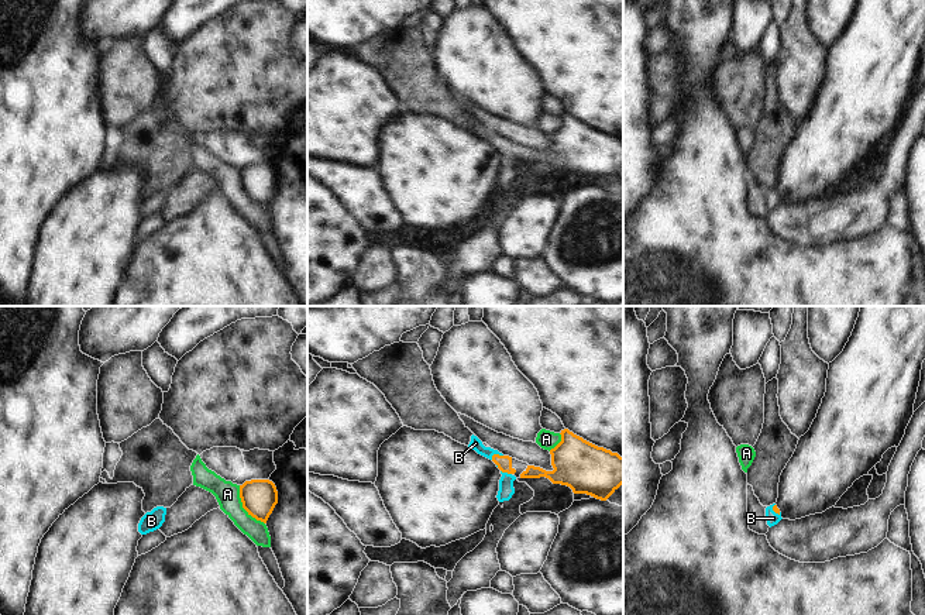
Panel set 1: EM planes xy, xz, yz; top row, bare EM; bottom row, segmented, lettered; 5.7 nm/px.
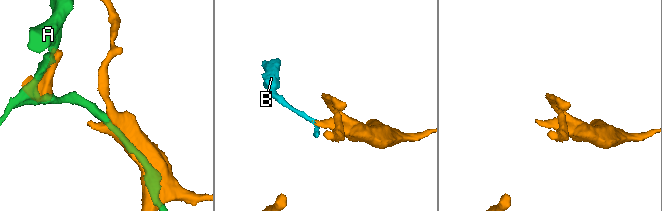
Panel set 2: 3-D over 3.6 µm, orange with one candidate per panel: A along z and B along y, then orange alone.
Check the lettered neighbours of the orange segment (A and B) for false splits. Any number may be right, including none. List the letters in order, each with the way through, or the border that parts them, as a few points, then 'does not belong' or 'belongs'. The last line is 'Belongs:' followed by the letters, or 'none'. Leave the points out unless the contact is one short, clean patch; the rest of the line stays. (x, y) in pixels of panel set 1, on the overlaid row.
A: does not belong
B: across xz (504, 463), (495, 454), (484, 452), (475, 443) | belongs
Belongs: B

